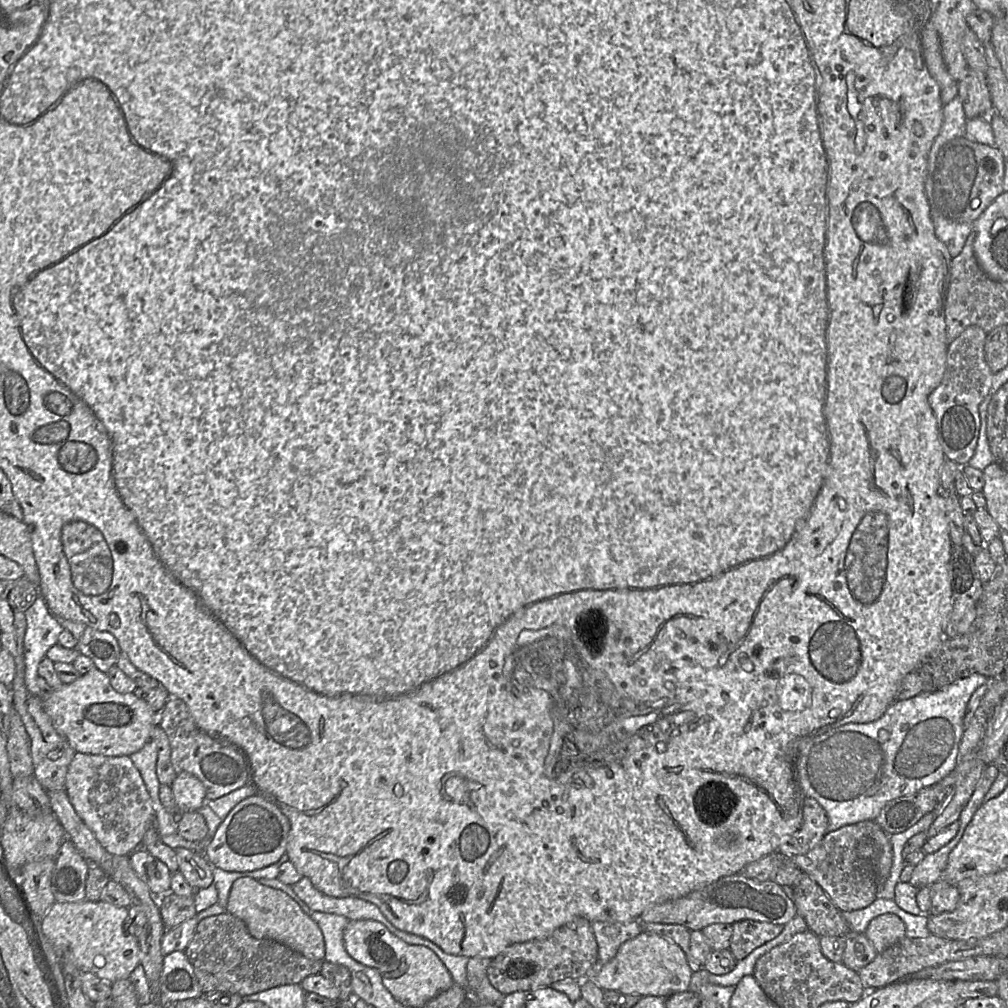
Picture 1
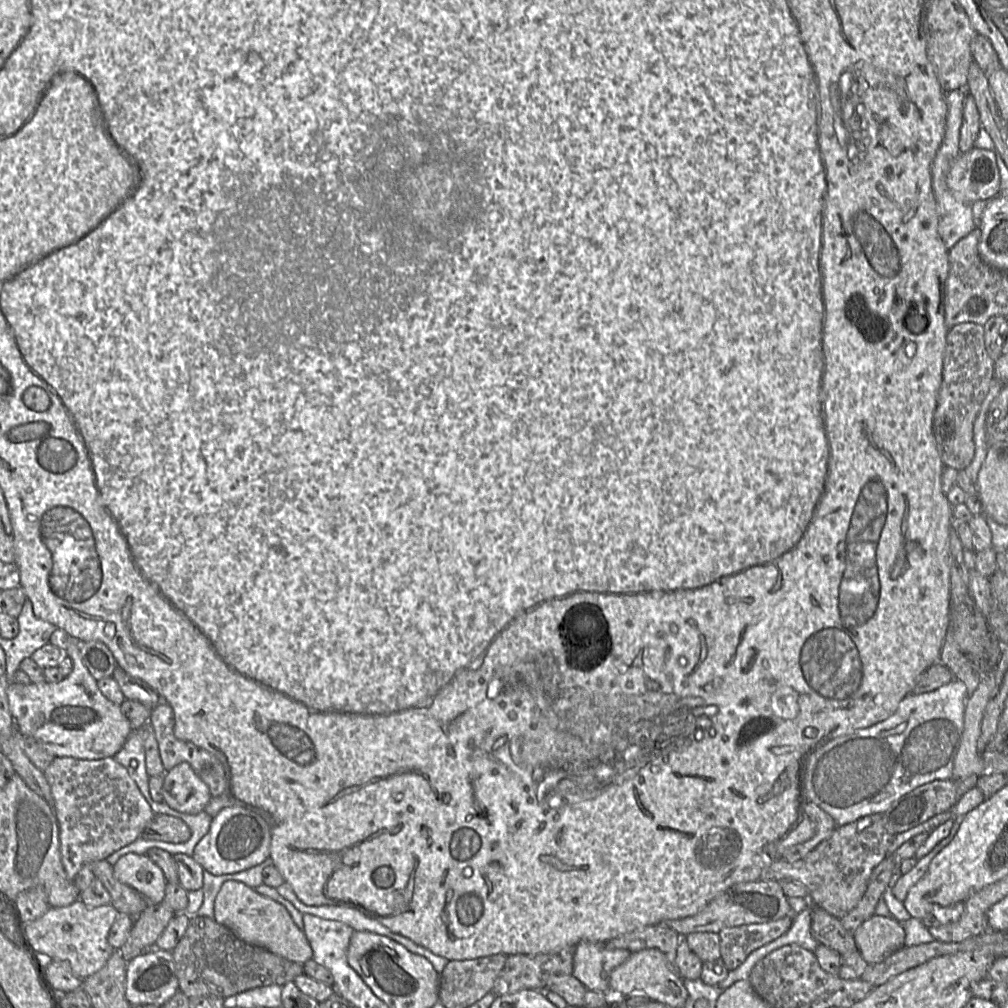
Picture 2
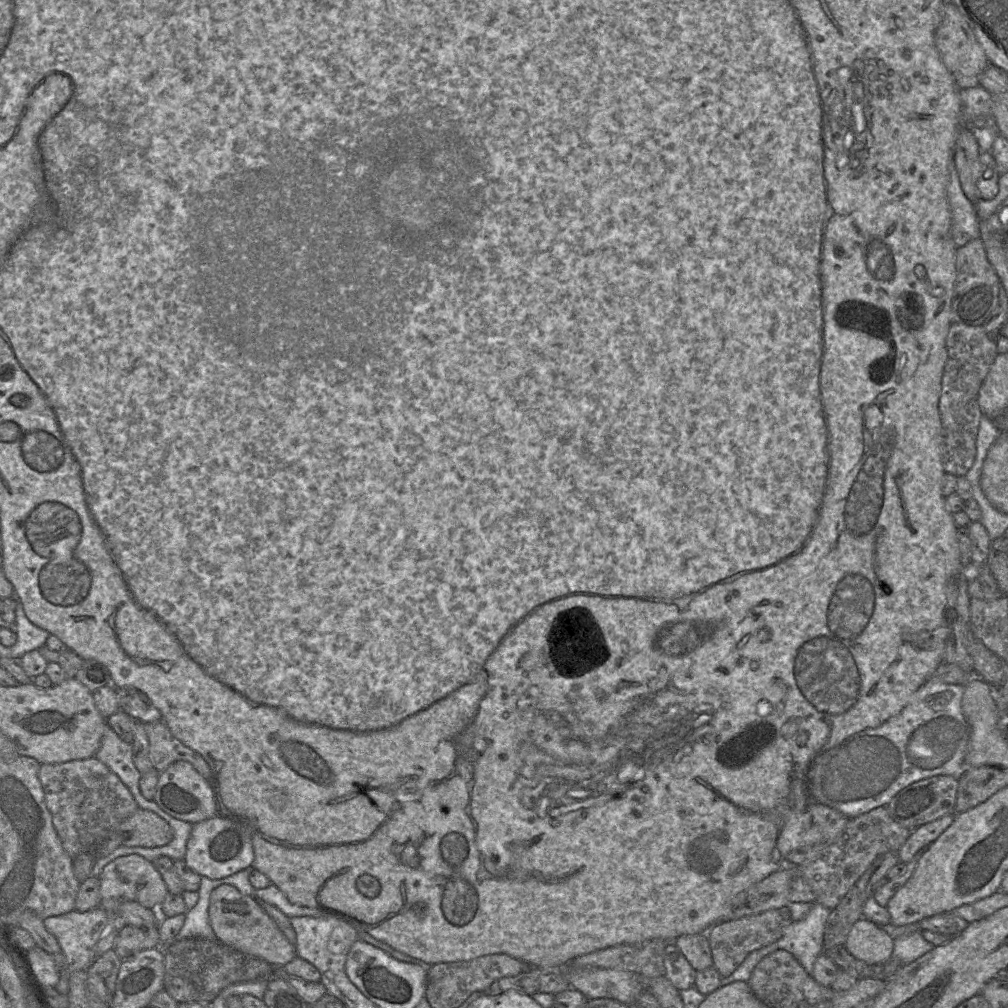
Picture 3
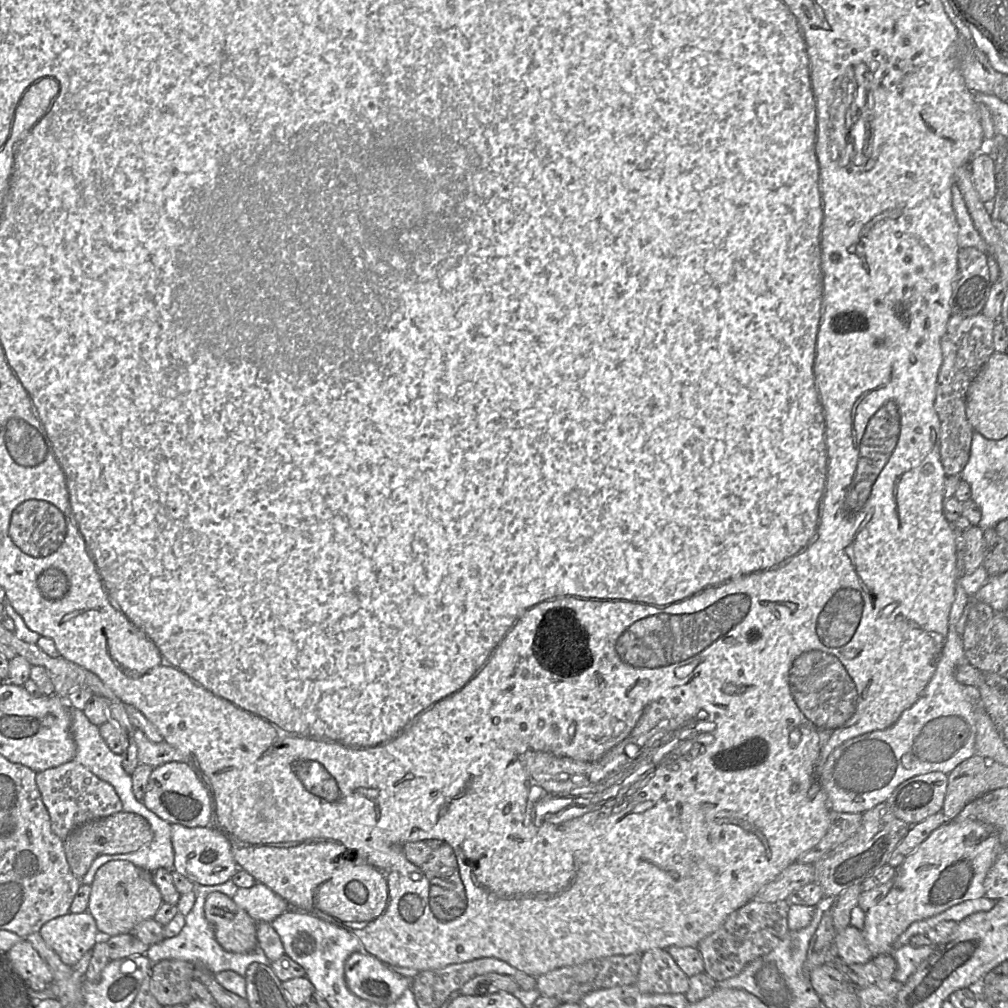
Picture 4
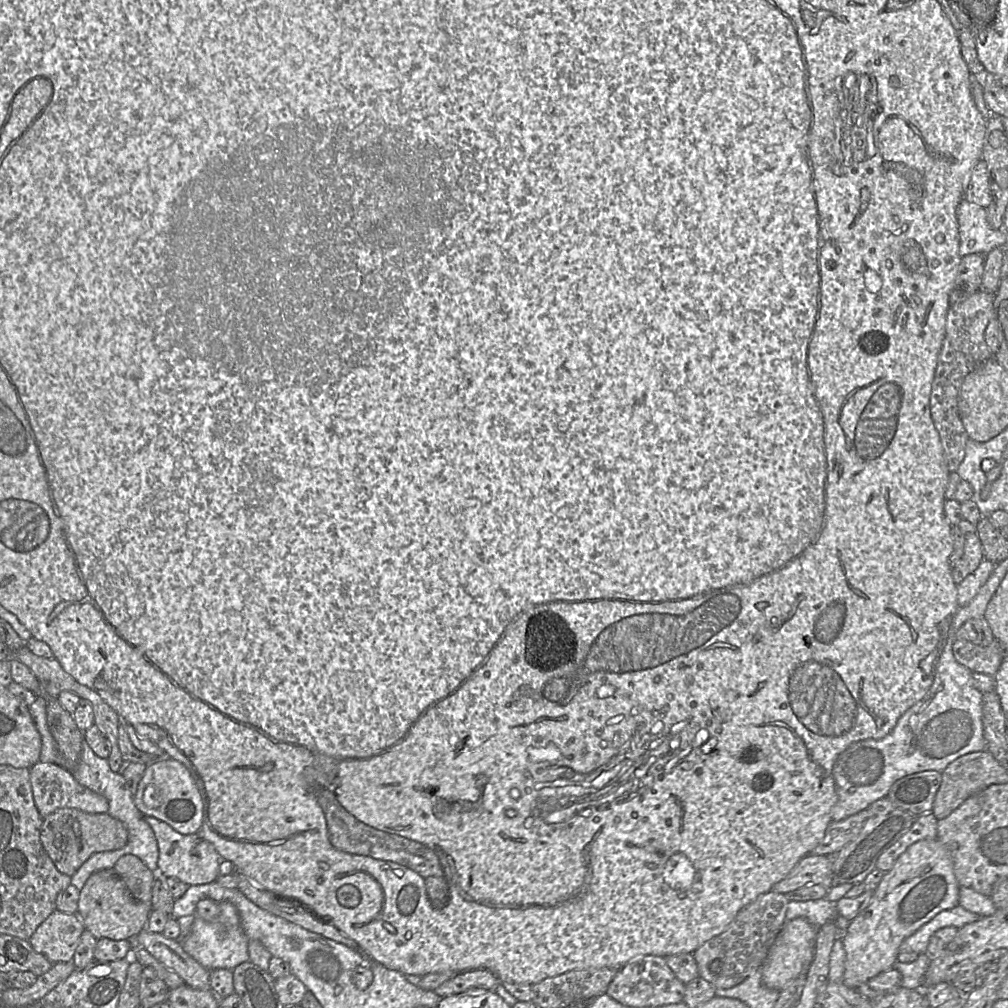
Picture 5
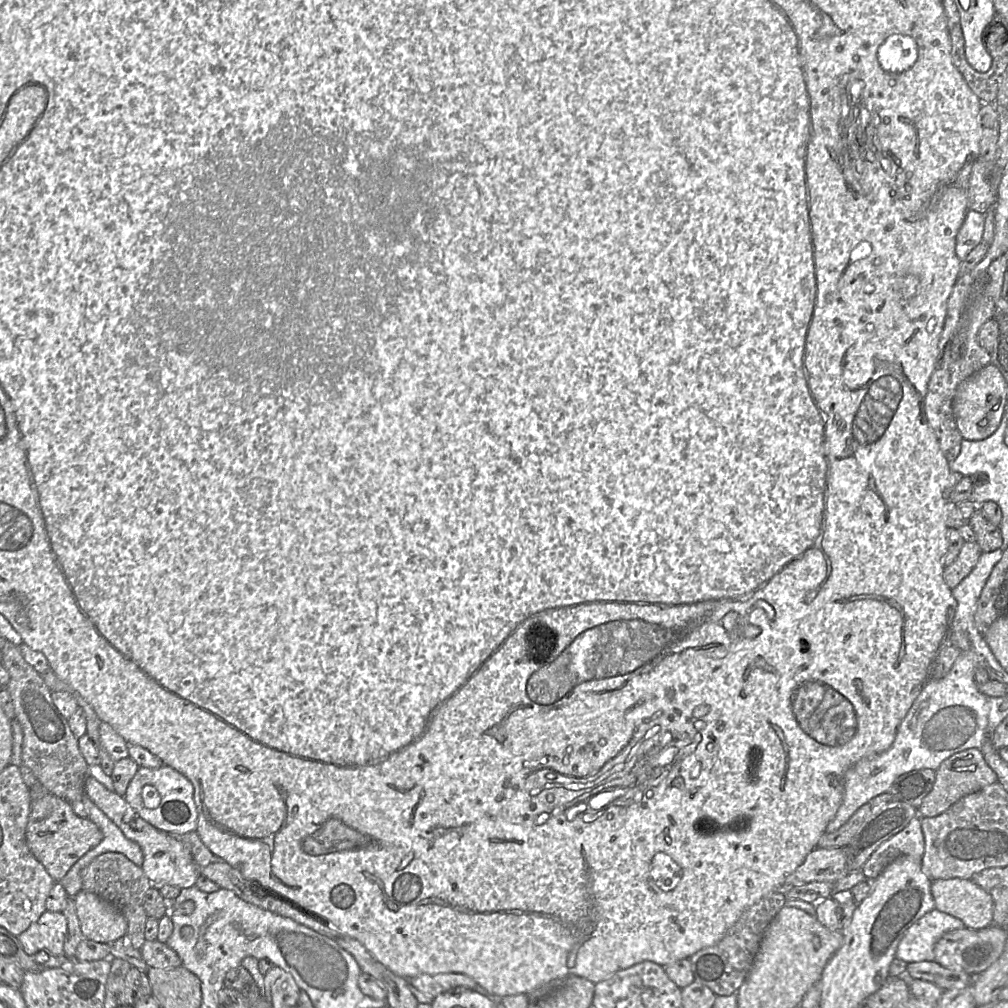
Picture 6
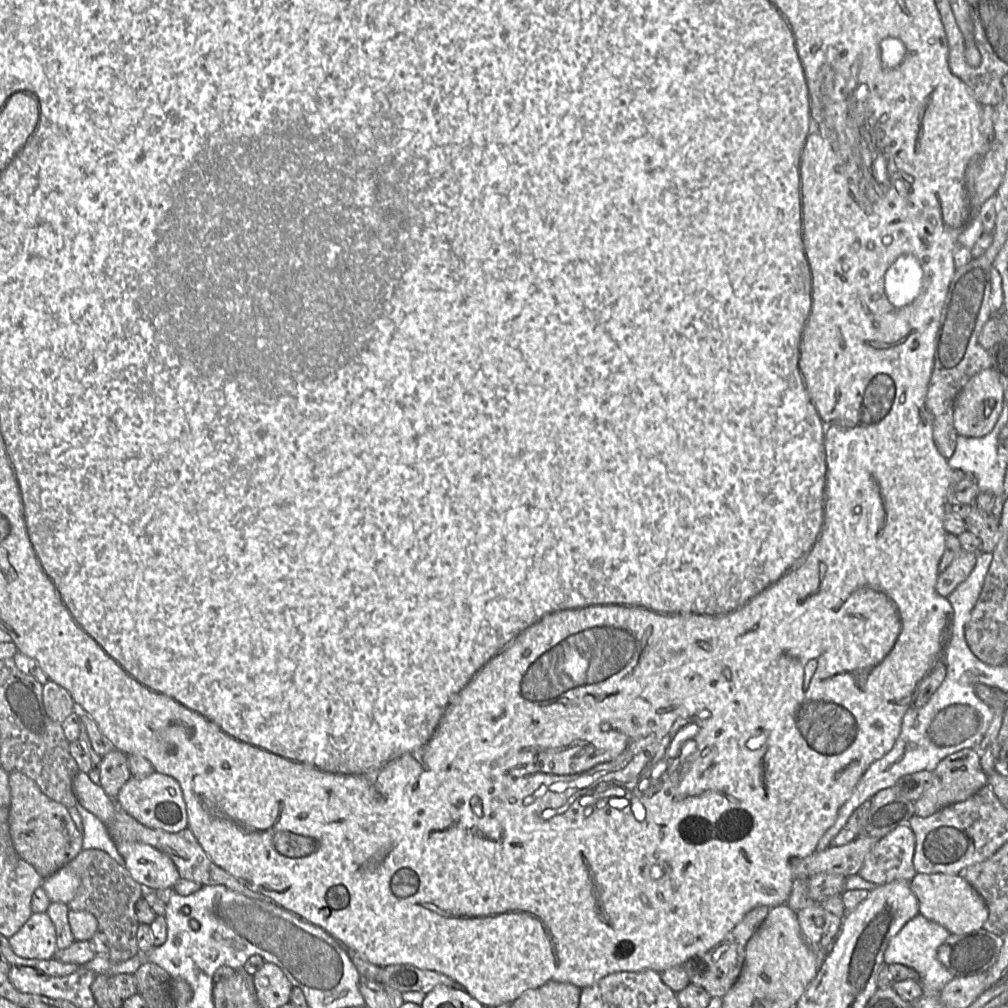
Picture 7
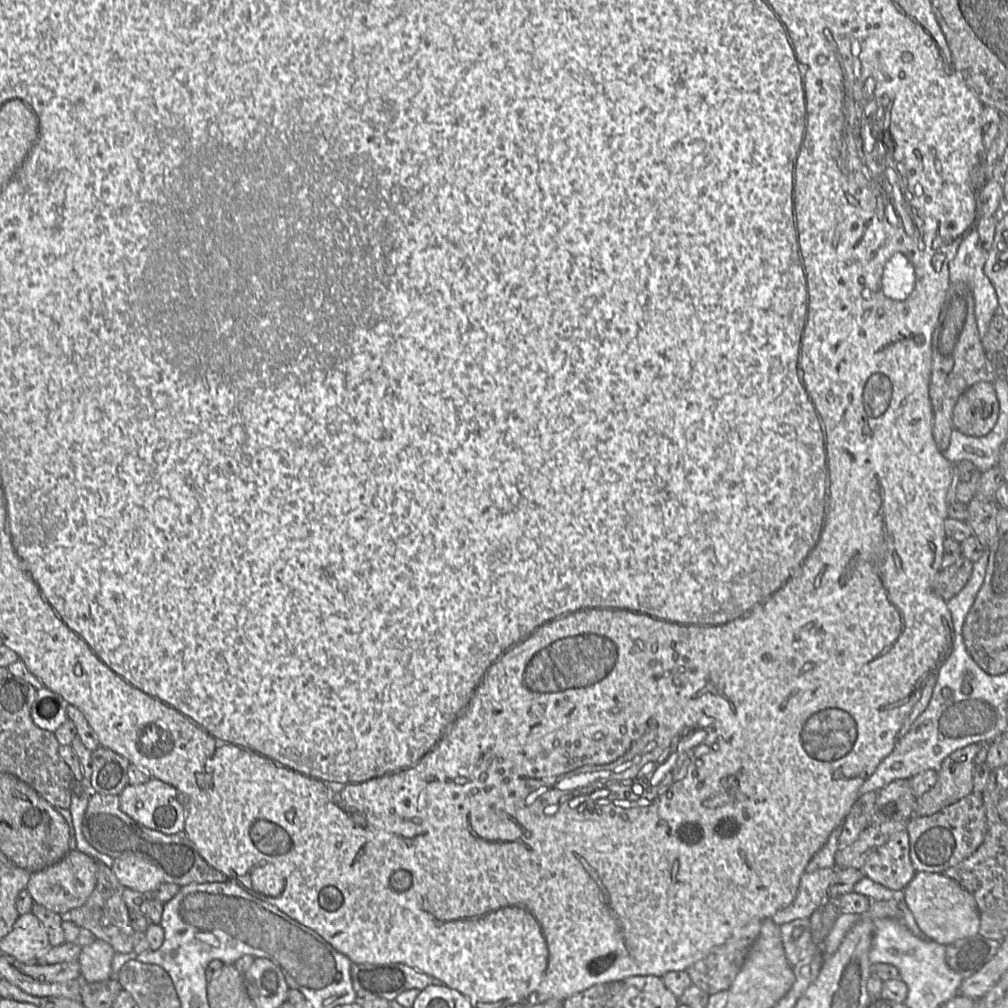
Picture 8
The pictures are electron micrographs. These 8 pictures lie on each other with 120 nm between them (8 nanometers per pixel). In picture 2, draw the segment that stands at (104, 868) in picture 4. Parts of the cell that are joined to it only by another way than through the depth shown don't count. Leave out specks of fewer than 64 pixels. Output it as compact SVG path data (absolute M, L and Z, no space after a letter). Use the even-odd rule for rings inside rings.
M128 853L113 865L115 878L140 893L150 904L164 900L167 881L147 854Z

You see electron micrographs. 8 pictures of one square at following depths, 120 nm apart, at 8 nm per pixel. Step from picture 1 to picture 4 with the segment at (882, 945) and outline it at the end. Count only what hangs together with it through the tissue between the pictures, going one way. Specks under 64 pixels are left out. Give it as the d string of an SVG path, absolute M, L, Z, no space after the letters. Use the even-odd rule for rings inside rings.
M851 925L837 933L835 940L836 955L847 964L865 964L874 958L862 930Z

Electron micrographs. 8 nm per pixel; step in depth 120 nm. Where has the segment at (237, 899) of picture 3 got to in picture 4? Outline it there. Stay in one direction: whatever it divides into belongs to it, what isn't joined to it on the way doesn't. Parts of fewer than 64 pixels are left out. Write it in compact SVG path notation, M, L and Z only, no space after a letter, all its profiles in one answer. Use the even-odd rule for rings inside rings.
M211 892L204 903L205 918L217 942L227 951L246 953L257 948L257 924L231 897Z

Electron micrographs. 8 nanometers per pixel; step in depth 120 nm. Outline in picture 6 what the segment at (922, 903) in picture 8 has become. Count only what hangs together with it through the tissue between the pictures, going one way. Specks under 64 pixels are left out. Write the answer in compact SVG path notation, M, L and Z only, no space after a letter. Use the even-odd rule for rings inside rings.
M935 879L931 883L935 909L950 914L964 923L968 929L980 930L992 925L994 902L991 895L971 879Z

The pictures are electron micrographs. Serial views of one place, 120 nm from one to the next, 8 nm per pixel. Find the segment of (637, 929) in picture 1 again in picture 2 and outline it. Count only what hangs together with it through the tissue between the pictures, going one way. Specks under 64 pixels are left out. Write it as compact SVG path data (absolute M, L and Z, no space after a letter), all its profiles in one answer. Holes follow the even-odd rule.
M580 941L573 957L572 975L586 989L609 992L610 973L629 955L626 949L607 948L606 942Z

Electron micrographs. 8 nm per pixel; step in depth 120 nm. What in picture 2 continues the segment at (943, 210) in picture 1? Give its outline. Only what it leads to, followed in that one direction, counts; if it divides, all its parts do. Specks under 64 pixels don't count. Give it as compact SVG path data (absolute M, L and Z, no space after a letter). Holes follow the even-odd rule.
M973 147L959 153L947 177L952 194L964 203L993 199L1001 192L996 152Z

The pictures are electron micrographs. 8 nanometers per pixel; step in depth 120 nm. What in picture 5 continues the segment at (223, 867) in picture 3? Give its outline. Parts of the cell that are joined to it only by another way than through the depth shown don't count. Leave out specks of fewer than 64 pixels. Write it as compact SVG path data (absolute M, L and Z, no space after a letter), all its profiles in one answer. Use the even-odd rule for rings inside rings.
M146 815L144 819L152 828L157 840L159 850L157 874L163 877L175 877L189 886L216 881L223 859L211 843L202 838L199 833L181 834L156 818Z

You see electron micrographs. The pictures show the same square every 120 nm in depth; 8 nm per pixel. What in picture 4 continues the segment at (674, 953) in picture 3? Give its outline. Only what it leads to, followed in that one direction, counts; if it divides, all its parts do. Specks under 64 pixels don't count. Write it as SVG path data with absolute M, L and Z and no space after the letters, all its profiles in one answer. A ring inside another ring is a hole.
M653 948L643 953L634 984L642 993L686 993L689 977L667 949Z

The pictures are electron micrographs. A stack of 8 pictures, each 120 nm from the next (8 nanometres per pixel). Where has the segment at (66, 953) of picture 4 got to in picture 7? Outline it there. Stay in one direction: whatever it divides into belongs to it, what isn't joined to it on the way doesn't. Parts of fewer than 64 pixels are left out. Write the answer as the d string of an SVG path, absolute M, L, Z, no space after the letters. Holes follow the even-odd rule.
M46 912L33 913L8 940L15 954L23 958L52 959L58 951L56 929Z

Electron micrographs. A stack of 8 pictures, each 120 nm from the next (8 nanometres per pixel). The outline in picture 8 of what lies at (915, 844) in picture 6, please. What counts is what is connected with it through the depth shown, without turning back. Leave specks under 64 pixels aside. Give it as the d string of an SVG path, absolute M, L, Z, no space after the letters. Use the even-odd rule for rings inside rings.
M908 831L897 832L874 850L861 870L864 876L894 893L903 891L916 873L910 859Z

